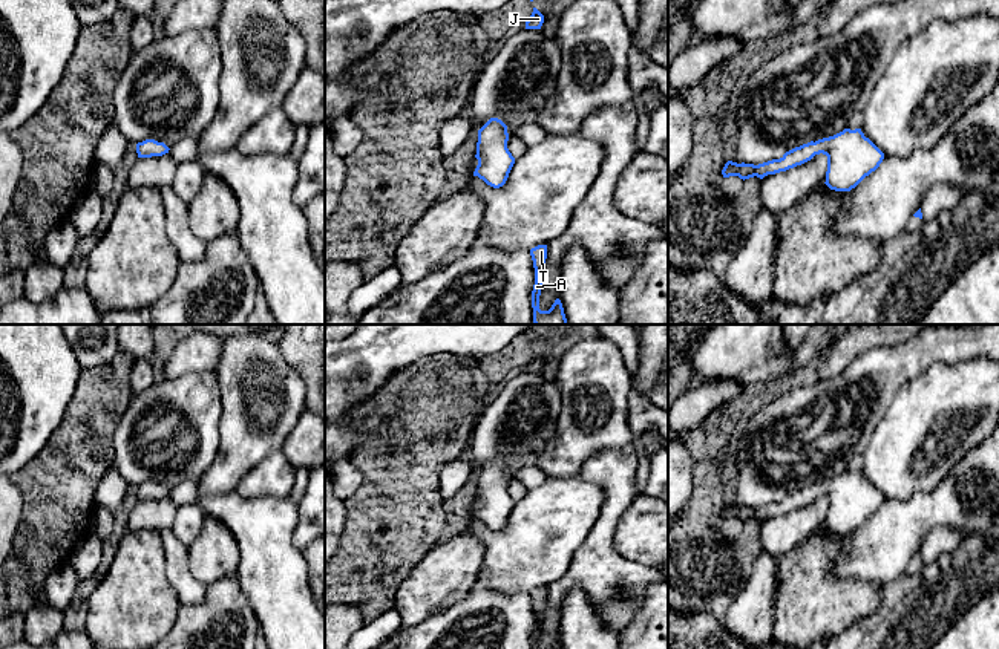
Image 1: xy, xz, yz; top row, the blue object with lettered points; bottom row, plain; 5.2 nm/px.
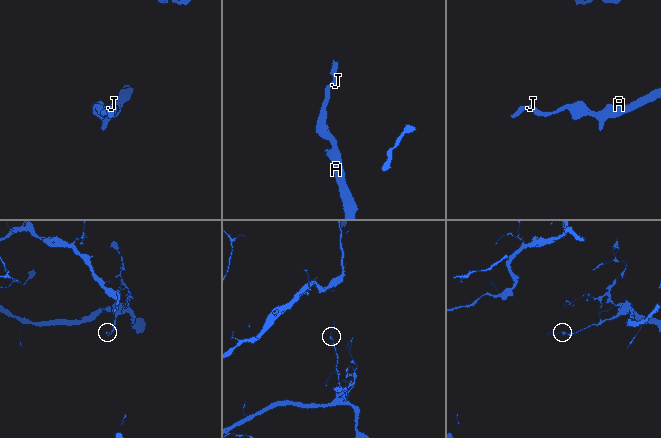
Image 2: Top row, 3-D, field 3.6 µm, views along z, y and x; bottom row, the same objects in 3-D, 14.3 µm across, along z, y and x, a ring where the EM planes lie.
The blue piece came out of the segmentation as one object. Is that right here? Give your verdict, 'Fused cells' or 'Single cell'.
Single cell

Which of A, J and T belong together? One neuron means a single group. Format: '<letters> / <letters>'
A J T

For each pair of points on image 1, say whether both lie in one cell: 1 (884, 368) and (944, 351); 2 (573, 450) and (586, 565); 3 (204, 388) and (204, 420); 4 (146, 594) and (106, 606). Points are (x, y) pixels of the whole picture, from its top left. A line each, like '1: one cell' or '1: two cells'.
1: one cell
2: two cells
3: one cell
4: one cell

